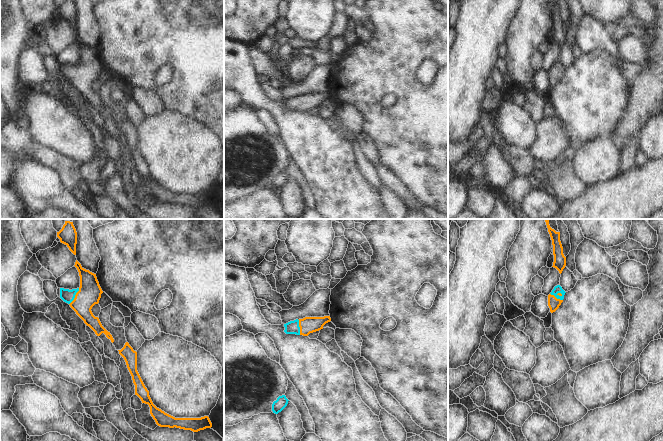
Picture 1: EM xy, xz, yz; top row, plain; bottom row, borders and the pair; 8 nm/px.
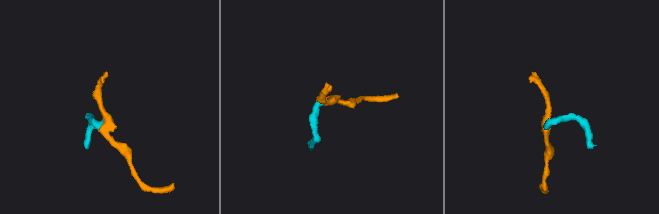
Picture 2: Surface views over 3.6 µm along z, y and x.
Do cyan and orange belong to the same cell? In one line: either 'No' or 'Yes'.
Yes.

